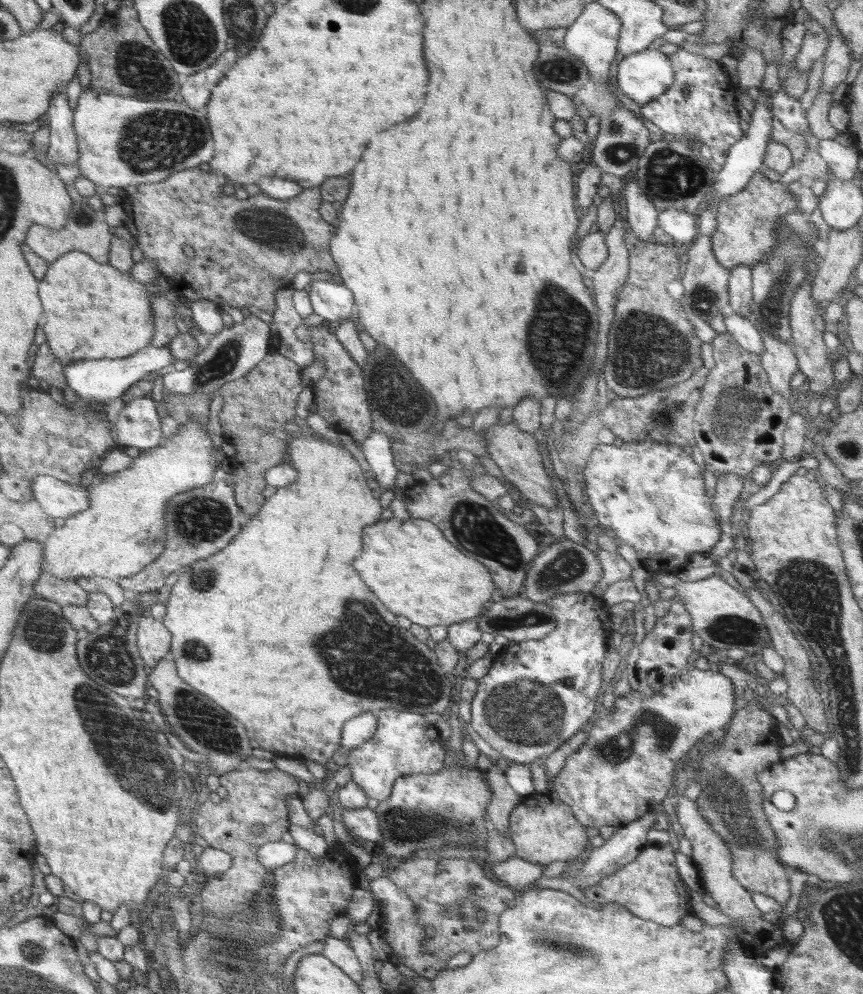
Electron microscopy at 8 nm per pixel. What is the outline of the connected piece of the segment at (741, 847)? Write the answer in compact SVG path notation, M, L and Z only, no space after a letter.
M748 694L747 698L748 704L746 707L736 710L736 715L733 715L729 722L730 725L727 725L726 739L720 745L718 751L712 752L708 757L702 759L697 754L705 754L710 748L703 744L699 745L688 763L688 767L692 768L694 765L698 767L702 764L700 773L696 778L696 781L703 782L702 793L696 800L696 804L698 805L699 813L730 849L733 858L732 874L734 878L751 894L754 892L765 894L778 901L778 904L783 908L790 898L790 872L776 858L777 838L774 834L774 829L770 827L770 823L768 823L768 819L762 810L763 790L756 776L759 772L766 770L770 765L781 760L780 748L784 747L784 742L773 725L775 723L775 721L772 721L773 715L769 713L768 709L764 709L762 705L754 703L754 700L760 700L760 698L750 698Z

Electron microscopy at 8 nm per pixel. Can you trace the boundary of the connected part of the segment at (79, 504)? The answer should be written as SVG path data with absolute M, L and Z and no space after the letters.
M48 475L36 478L33 489L33 500L52 519L67 519L81 513L90 506L89 487L62 482Z

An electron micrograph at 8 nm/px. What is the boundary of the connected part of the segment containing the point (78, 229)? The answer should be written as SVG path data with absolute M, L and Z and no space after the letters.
M75 203L68 215L68 222L61 229L50 229L42 225L32 225L29 228L28 236L25 237L25 244L28 245L41 259L49 263L56 261L58 257L74 251L82 251L89 254L99 263L107 263L108 250L110 250L111 226L104 224L104 220L96 211L90 208L88 203Z

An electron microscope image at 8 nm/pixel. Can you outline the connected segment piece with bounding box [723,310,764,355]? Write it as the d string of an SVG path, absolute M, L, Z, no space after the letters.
M729 310L723 319L727 332L735 338L741 348L758 355L764 352L764 341L753 320Z

